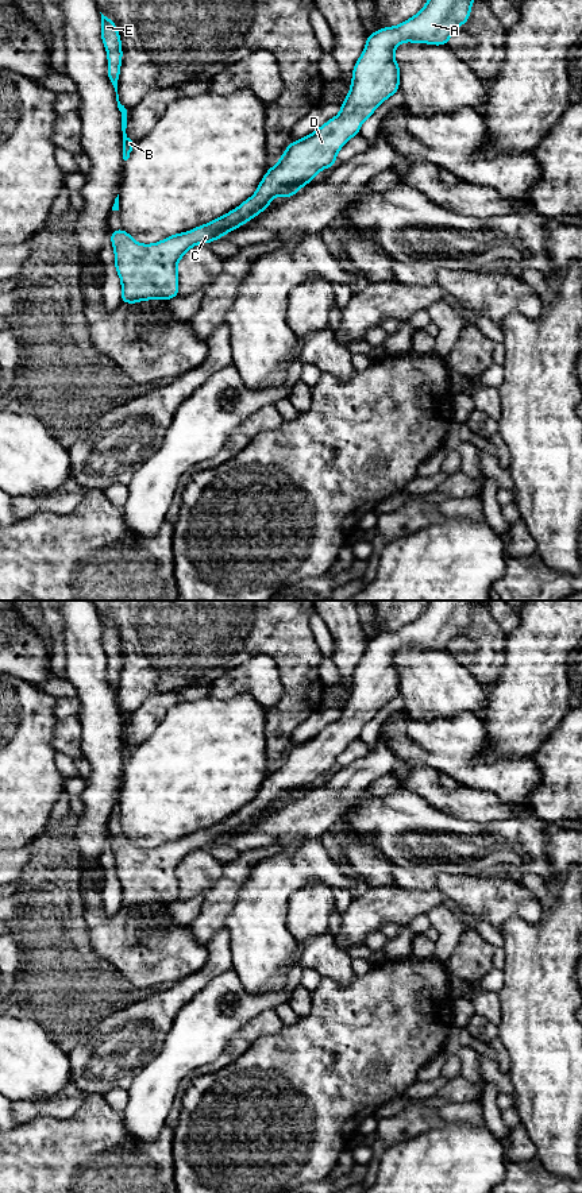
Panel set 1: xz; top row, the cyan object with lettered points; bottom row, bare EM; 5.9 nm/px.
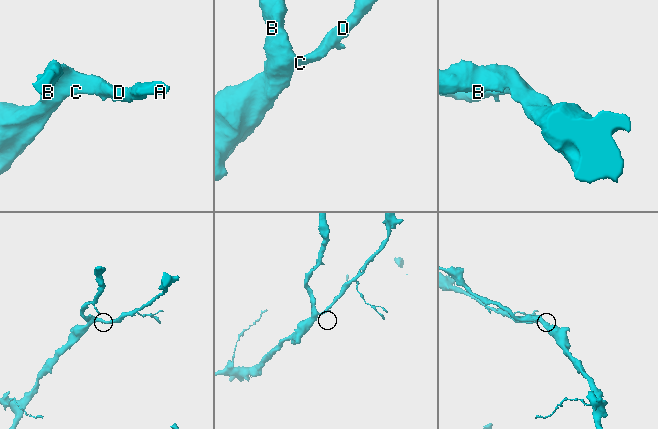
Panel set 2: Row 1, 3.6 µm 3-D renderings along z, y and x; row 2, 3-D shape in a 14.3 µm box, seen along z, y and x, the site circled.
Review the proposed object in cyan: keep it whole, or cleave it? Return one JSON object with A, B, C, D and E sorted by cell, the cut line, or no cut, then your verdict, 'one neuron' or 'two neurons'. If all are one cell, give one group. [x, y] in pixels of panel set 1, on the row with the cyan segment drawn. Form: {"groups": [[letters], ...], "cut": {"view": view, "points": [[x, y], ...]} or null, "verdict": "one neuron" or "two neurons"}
{"groups": [["A", "B", "C", "D", "E"]], "cut": null, "verdict": "one neuron"}

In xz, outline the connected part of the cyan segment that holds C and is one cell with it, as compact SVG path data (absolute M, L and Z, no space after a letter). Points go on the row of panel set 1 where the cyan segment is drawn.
M428 0L413 18L367 36L339 115L311 135L290 143L278 163L269 167L255 194L234 211L154 244L136 243L123 229L112 231L115 269L122 281L122 302L177 297L177 263L189 248L223 238L270 206L271 198L297 194L320 170L332 167L344 143L356 136L362 123L398 90L400 66L394 59L396 47L402 42L447 45L454 31L469 20L471 4L473 0Z

